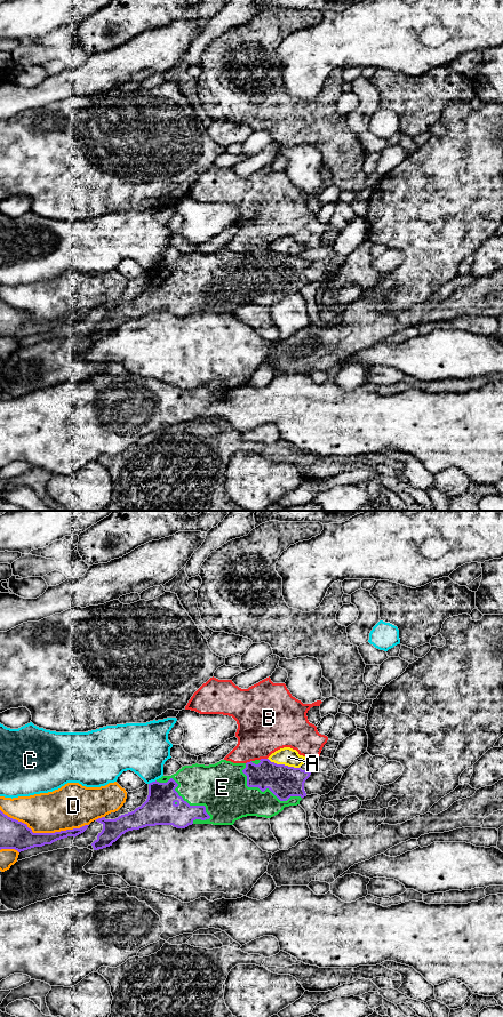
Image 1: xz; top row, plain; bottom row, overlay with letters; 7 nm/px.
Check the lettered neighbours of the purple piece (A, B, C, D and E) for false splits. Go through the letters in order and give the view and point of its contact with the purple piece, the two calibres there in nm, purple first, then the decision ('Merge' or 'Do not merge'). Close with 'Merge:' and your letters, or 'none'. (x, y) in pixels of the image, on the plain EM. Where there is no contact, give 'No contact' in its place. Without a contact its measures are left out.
A: Touches purple at xz (284, 253). Thickness 220 nm (purple) against 130 nm. Do not merge
B: Touches purple at xz (263, 247). Thickness 220 nm (purple) against 400 nm. Do not merge
C: Touches purple at xz (152, 270). Thickness 220 nm (purple) against 360 nm. Do not merge
D: Touches purple at xz (45, 321). Thickness 200 nm (purple) against 300 nm. Do not merge
E: Touches purple at xz (181, 285). Thickness 220 nm (purple) against 300 nm. Merge
Merge: E

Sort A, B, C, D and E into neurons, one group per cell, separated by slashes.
A / B / C / D / E

